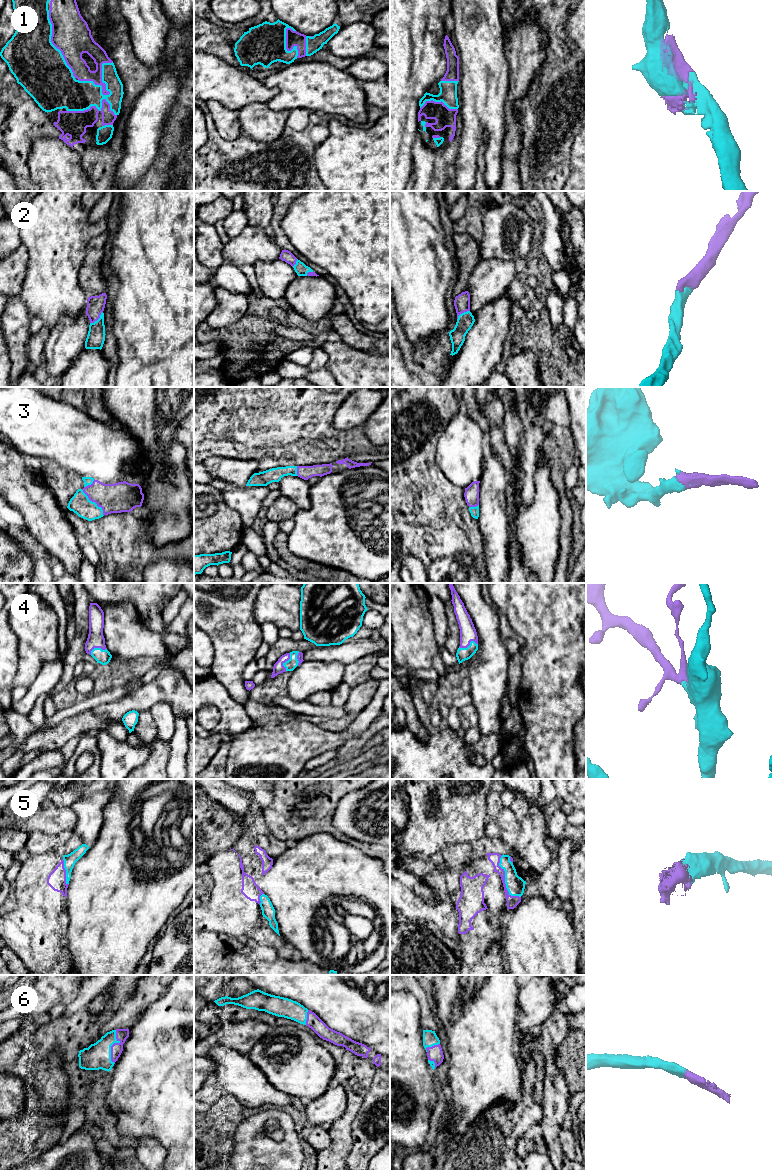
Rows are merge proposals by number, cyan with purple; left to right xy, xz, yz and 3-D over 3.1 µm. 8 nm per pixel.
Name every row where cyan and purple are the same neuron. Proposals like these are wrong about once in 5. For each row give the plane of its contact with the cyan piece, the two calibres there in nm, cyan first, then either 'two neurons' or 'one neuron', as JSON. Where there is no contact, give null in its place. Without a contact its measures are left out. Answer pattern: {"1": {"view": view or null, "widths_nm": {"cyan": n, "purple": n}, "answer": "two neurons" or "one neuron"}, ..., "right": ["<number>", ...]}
{"1": {"view": "xy", "widths_nm": {"cyan": 240, "purple": 120}, "answer": "one neuron"}, "2": {"view": "xy", "widths_nm": {"cyan": 150, "purple": 140}, "answer": "one neuron"}, "3": {"view": "xy", "widths_nm": {"cyan": 160, "purple": 240}, "answer": "one neuron"}, "4": {"view": "yz", "widths_nm": {"cyan": 100, "purple": 130}, "answer": "one neuron"}, "5": {"view": "yz", "widths_nm": {"cyan": 150, "purple": 100}, "answer": "one neuron"}, "6": {"view": "xy", "widths_nm": {"cyan": 220, "purple": 100}, "answer": "one neuron"}, "right": ["1", "2", "3", "4", "5", "6"]}

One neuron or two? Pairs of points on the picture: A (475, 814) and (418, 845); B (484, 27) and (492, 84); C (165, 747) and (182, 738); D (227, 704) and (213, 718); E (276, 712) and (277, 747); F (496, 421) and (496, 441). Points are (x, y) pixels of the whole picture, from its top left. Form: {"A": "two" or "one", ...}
{"A": "one", "B": "one", "C": "two", "D": "two", "E": "two", "F": "one"}

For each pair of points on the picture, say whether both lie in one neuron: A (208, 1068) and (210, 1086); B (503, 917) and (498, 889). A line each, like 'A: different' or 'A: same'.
A: same
B: different

